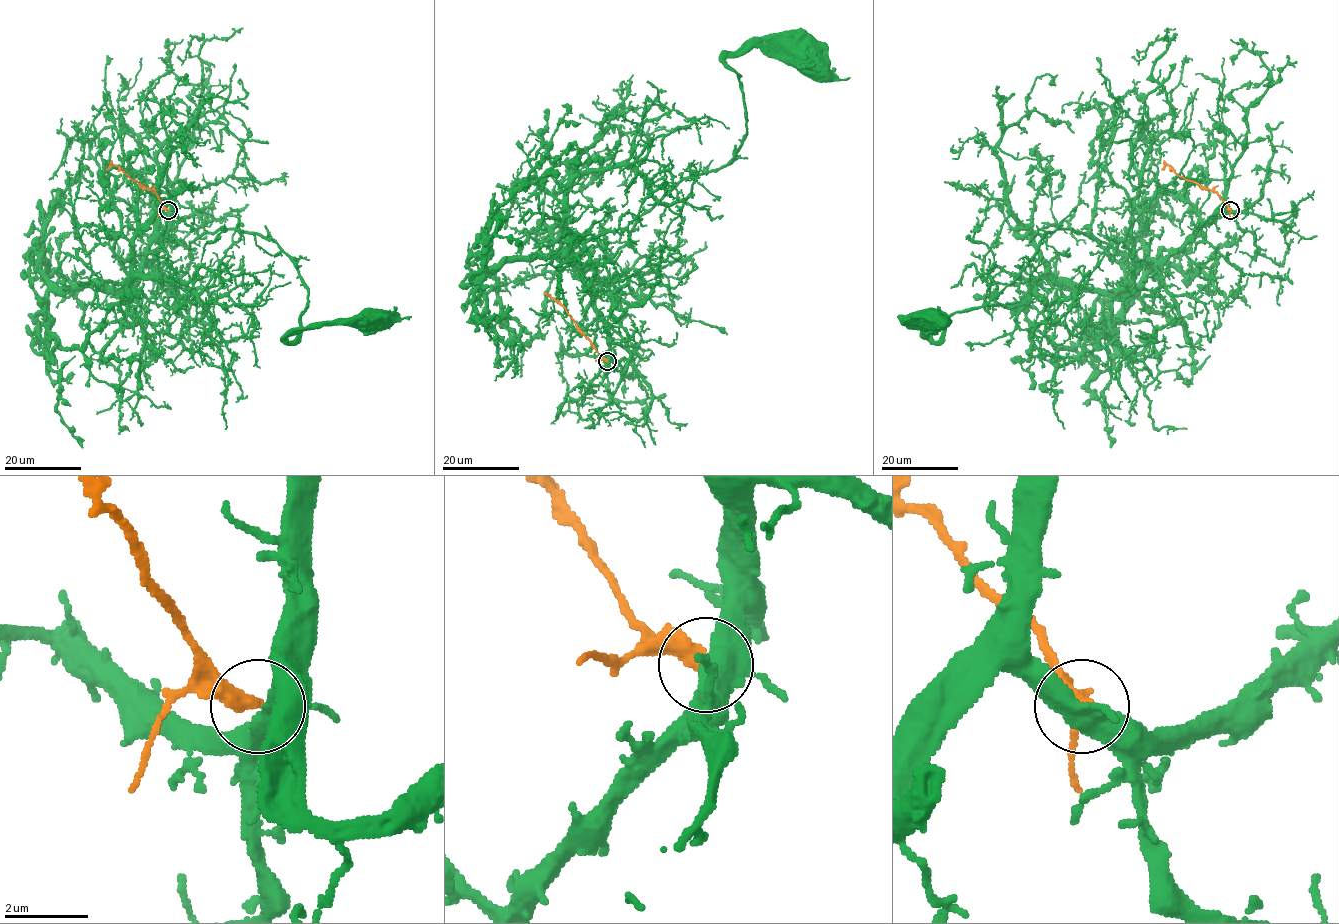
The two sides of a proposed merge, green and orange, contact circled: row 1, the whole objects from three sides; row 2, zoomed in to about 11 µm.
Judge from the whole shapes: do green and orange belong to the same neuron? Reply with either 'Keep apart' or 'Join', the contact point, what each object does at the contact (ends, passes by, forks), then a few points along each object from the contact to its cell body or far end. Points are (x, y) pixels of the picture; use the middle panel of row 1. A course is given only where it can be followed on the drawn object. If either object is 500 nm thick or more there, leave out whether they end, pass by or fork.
Keep apart. Place: (607, 361). At the ring green forks. At the ring orange ends. Course of green: (606, 361), (581, 267), (736, 154), (746, 115), (727, 57), (809, 61). Course of orange: (606, 360), (567, 310), (544, 292)

